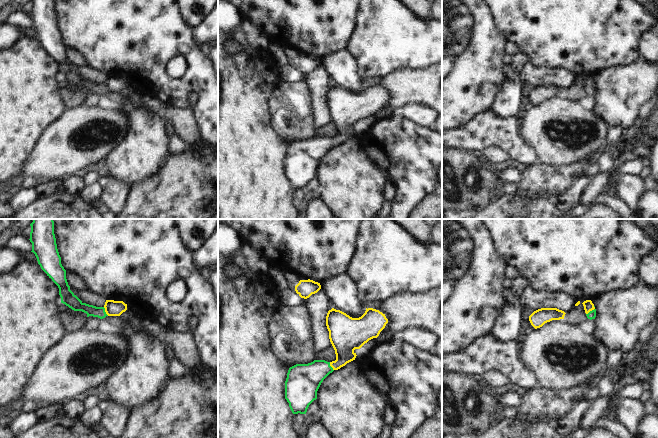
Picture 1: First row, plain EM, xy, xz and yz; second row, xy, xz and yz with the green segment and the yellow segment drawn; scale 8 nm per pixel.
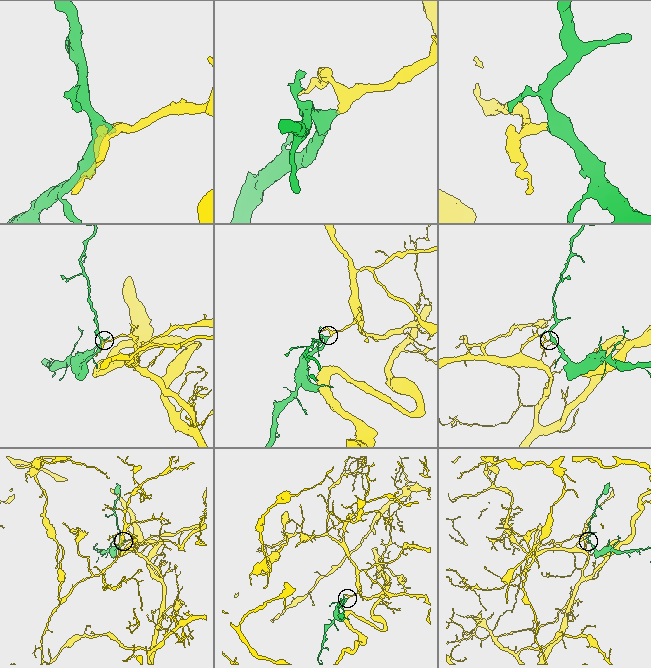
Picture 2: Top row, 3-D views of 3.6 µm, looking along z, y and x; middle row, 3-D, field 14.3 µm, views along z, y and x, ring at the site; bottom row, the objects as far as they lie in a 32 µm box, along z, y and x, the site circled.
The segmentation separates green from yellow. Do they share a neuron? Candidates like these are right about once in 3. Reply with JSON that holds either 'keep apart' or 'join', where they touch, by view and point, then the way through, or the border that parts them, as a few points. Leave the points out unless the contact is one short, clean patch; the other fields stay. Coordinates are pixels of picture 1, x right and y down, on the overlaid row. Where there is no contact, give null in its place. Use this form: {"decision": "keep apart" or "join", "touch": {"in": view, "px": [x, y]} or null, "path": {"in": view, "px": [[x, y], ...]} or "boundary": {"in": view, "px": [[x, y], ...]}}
{"decision": "join", "touch": {"in": "yz", "px": [592, 310]}, "path": {"in": "yz", "px": [[591, 315], [592, 310], [588, 305]]}}

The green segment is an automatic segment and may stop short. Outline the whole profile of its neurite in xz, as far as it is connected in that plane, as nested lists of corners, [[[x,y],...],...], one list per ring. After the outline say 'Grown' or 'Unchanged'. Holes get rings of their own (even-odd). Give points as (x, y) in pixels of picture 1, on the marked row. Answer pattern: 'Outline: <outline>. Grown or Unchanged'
Outline: [[[332,308],[326,316],[329,339],[335,350],[336,360],[314,360],[308,364],[296,364],[289,368],[285,381],[285,399],[293,414],[306,414],[309,405],[317,399],[317,391],[323,380],[334,370],[355,360],[355,349],[377,338],[385,328],[385,314],[366,308],[359,318]]]. Grown.

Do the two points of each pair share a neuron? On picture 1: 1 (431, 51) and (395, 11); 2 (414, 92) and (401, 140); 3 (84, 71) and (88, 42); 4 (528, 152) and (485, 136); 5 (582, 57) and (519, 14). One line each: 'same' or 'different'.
1: same
2: different
3: different
4: same
5: same

